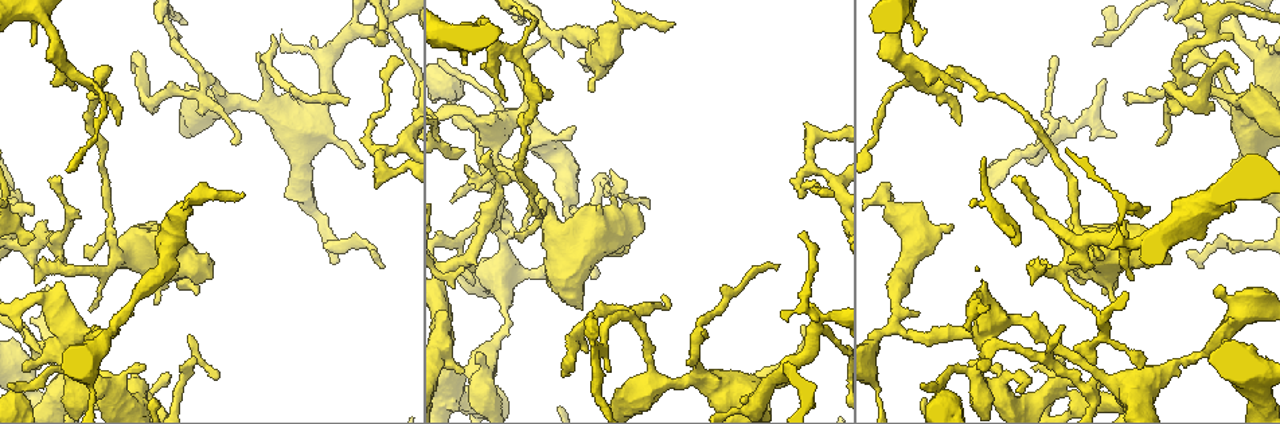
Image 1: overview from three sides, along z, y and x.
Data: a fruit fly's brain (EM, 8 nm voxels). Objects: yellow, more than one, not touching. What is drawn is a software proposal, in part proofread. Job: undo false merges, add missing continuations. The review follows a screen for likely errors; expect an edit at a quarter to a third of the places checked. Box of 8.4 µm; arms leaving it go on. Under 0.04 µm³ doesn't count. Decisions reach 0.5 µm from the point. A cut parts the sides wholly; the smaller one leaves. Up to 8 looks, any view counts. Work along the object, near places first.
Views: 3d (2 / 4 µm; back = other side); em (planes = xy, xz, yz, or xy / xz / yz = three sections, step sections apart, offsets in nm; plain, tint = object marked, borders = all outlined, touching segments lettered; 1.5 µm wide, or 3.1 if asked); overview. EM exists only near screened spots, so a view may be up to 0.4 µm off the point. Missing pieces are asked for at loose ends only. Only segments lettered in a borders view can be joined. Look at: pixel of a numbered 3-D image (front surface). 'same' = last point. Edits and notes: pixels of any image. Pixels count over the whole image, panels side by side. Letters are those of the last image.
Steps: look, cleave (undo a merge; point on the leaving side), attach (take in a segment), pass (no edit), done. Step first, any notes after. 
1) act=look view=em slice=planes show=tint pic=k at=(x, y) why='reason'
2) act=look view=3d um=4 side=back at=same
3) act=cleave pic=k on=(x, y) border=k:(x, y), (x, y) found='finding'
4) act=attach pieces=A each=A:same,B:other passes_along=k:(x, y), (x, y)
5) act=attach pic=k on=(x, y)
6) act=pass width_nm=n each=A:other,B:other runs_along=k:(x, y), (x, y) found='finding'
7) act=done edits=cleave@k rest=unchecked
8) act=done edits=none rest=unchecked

act=look view=em slice=xz step=8 show=tint pic=1 at=(818, 318) why='sharp bend'

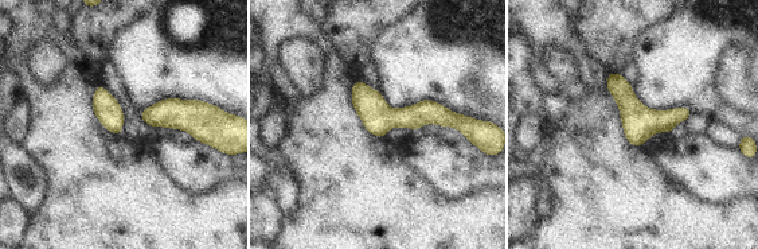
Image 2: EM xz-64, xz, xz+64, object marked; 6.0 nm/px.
act=look view=em slice=planes show=borders at=same

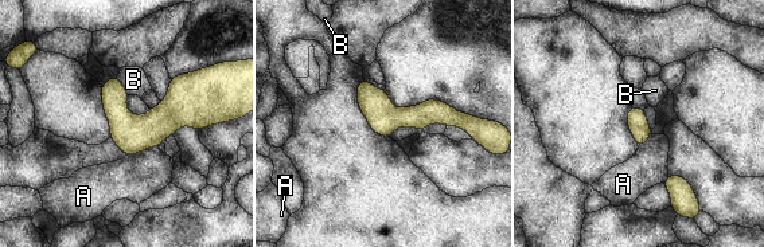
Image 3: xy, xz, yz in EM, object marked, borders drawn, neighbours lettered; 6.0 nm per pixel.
act=pass each=A:other,B:other found='continuous, no second cell'

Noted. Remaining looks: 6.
act=look view=3d um=2 pic=1 at=(364, 165) why='thin end'

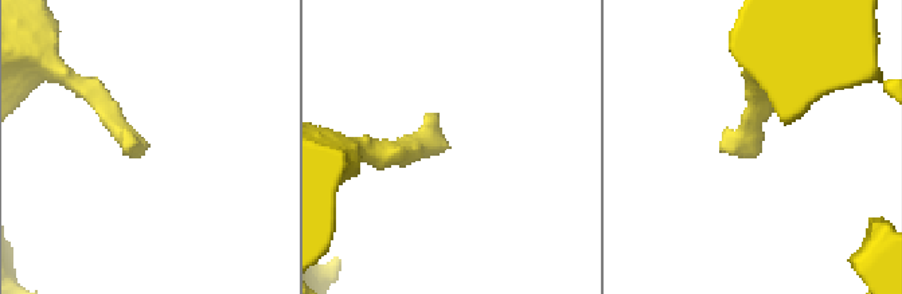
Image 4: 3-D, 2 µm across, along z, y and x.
act=look view=em slice=xz step=4 show=tint pic=4 at=(440, 128) why='now the EM'

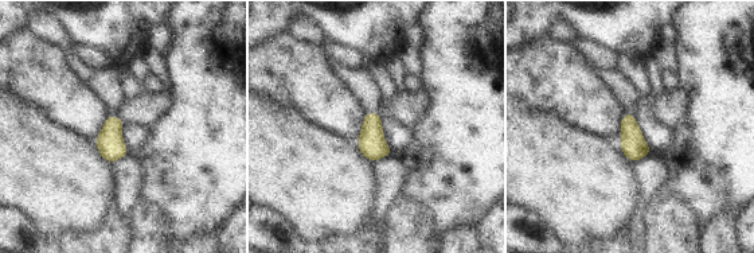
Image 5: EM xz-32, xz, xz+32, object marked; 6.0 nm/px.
act=look view=em slice=planes show=borders at=same

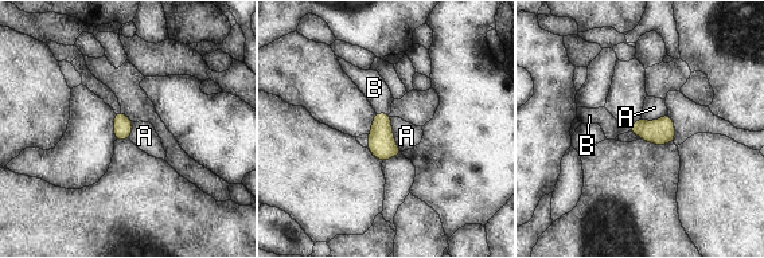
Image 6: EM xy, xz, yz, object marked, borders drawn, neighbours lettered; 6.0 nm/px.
act=attach pieces=B each=A:other,B:same passes_along=6:(382, 145), (382, 113), (374, 88) found='the cell continues'

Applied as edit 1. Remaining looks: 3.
act=look view=em slice=xy step=4 show=tint pic=1 at=(957, 75) why='sharp bend'

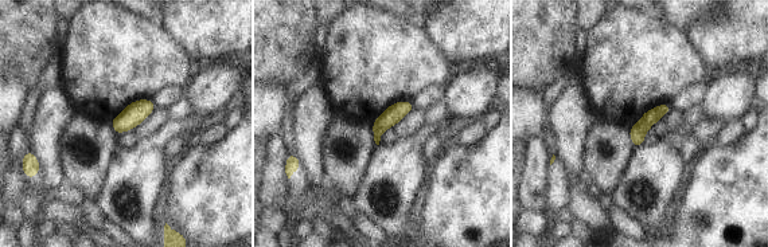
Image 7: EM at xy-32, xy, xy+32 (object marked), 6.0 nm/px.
act=look view=em slice=planes show=borders at=same why='another direction'

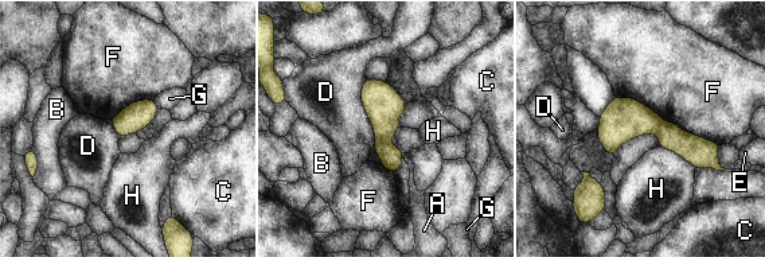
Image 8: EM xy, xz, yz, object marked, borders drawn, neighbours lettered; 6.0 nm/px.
act=cleave pic=8 on=(391, 156) each=A:other,B:other,C:other,D:other,E:other,F:other,G:other,H:other border=8:(377, 137), (387, 143) found='two cells meet here'

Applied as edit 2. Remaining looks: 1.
act=done edits=attach@6,cleave@8 rest=unchecked

